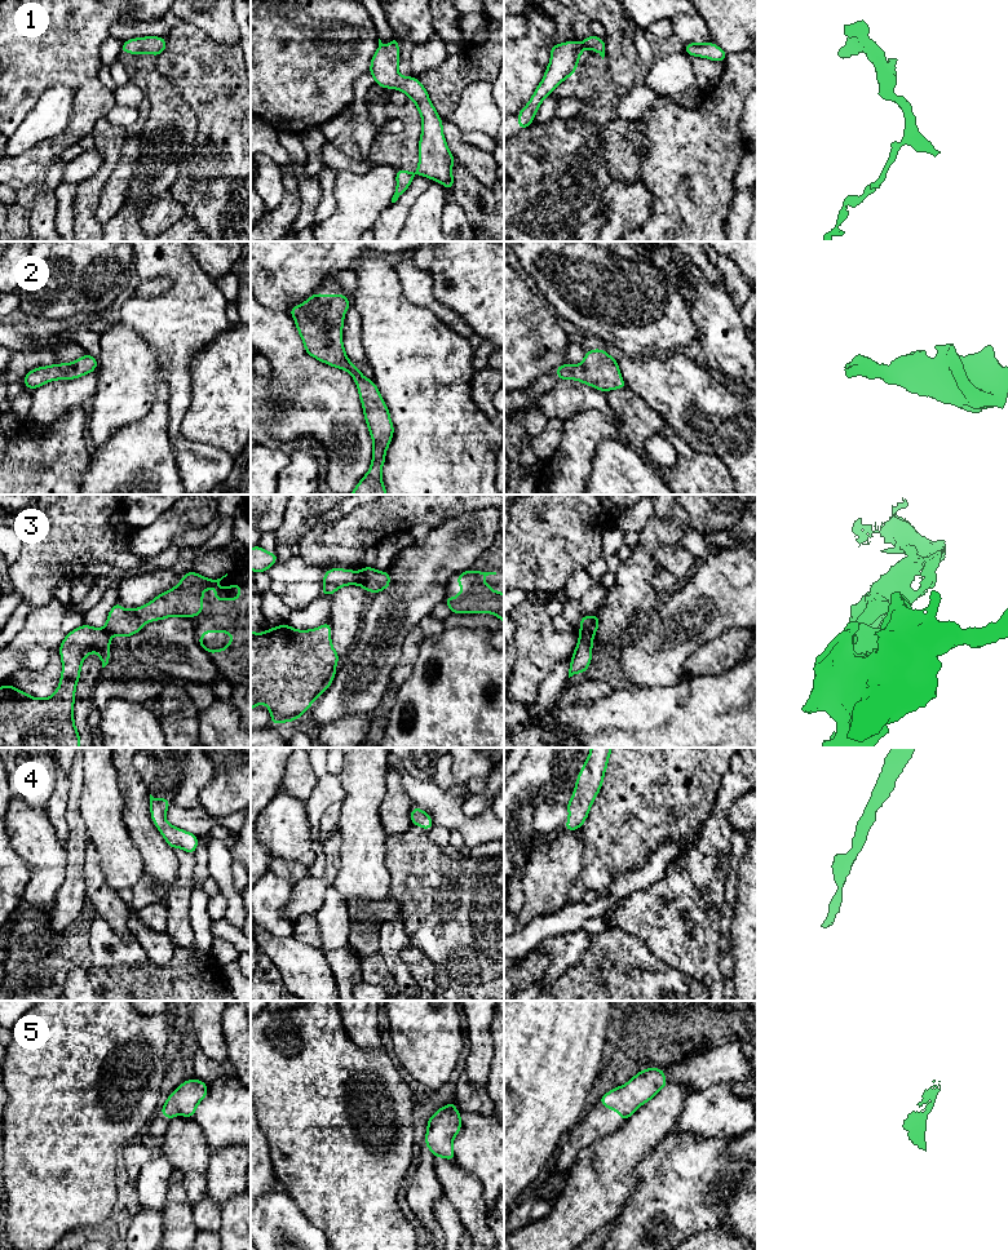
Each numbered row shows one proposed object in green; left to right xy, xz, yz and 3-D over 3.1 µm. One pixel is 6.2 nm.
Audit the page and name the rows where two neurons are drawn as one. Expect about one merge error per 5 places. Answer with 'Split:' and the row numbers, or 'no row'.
Split: 3

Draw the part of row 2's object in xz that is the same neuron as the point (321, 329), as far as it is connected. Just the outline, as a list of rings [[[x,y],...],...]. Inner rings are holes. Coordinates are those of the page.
[[[314,293],[302,305],[293,306],[288,312],[295,319],[305,351],[328,365],[349,372],[358,386],[373,449],[370,470],[350,495],[386,495],[381,469],[394,426],[375,382],[363,377],[361,368],[353,365],[345,354],[342,324],[344,315],[350,306],[345,293],[339,296]]]

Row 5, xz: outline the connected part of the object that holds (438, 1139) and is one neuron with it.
[[[454,1100],[438,1109],[429,1120],[424,1143],[434,1157],[455,1161],[454,1138],[460,1132],[461,1116]]]

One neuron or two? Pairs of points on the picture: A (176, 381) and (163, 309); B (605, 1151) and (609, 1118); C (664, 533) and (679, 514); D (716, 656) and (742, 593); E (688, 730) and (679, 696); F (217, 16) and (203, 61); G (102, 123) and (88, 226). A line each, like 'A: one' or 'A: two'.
A: one
B: two
C: one
D: two
E: one
F: two
G: one

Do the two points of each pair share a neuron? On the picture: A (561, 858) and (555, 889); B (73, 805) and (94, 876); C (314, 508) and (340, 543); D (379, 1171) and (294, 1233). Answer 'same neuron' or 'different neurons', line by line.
A: same neuron
B: different neurons
C: different neurons
D: different neurons

